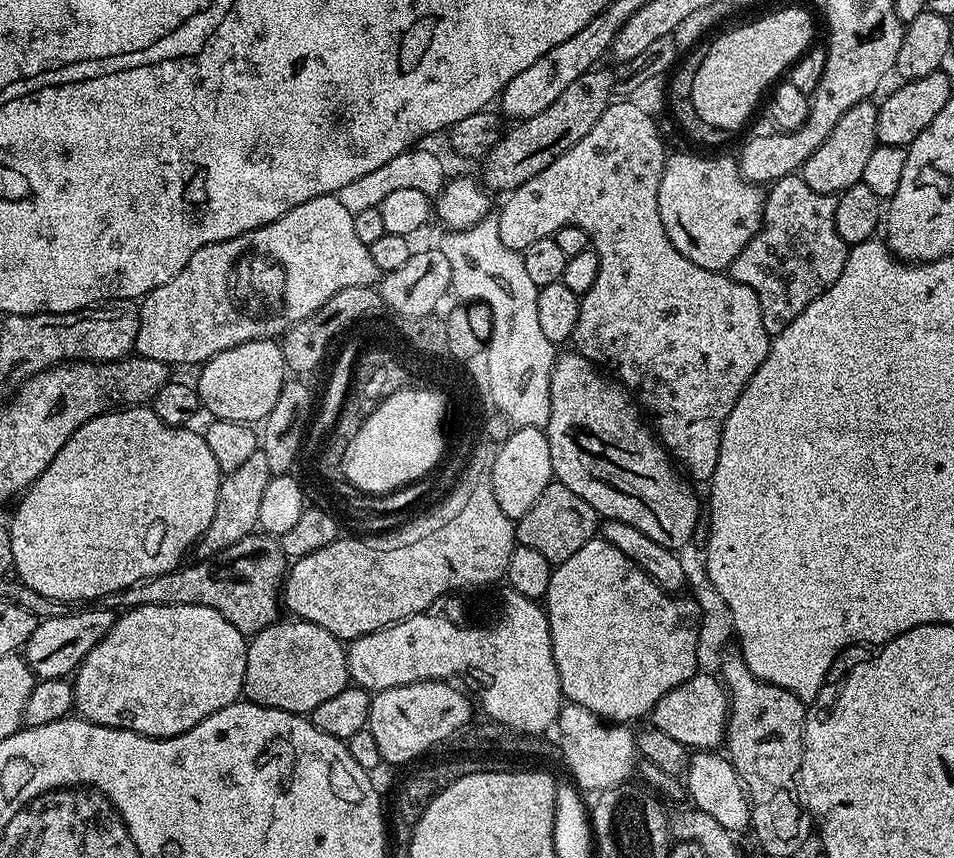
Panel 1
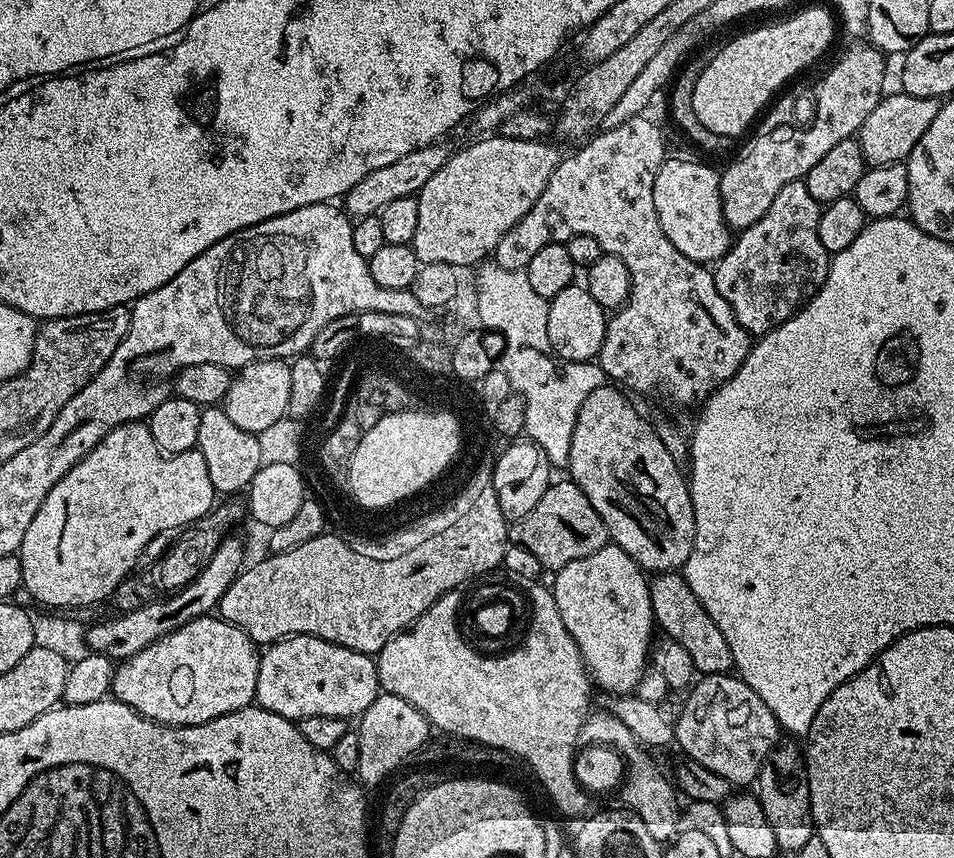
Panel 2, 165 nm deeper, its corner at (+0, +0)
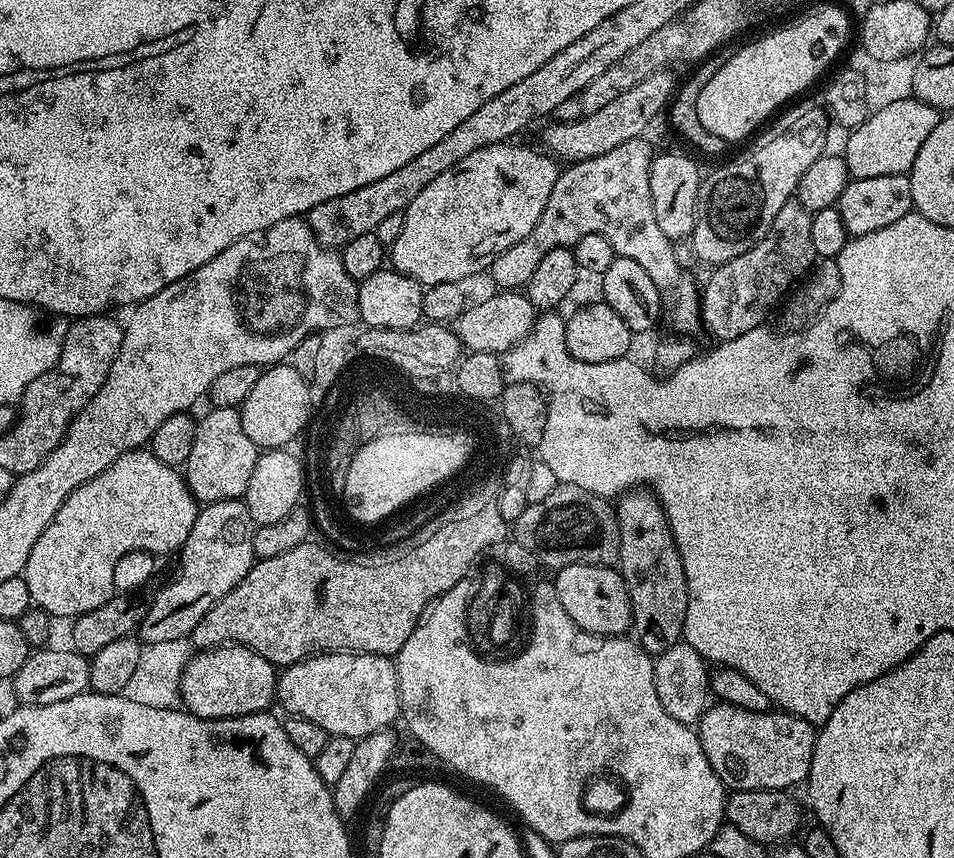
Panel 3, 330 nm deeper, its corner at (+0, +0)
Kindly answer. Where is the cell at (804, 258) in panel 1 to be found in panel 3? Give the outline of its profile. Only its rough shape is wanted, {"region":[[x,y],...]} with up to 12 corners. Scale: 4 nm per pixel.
{"region":[[795,198],[746,254],[709,271],[700,319],[740,340],[812,272]]}

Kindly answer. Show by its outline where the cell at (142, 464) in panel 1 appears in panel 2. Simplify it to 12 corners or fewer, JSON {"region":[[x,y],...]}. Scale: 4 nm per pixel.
{"region":[[120,424],[18,553],[37,605],[100,604],[212,511],[200,451]]}

